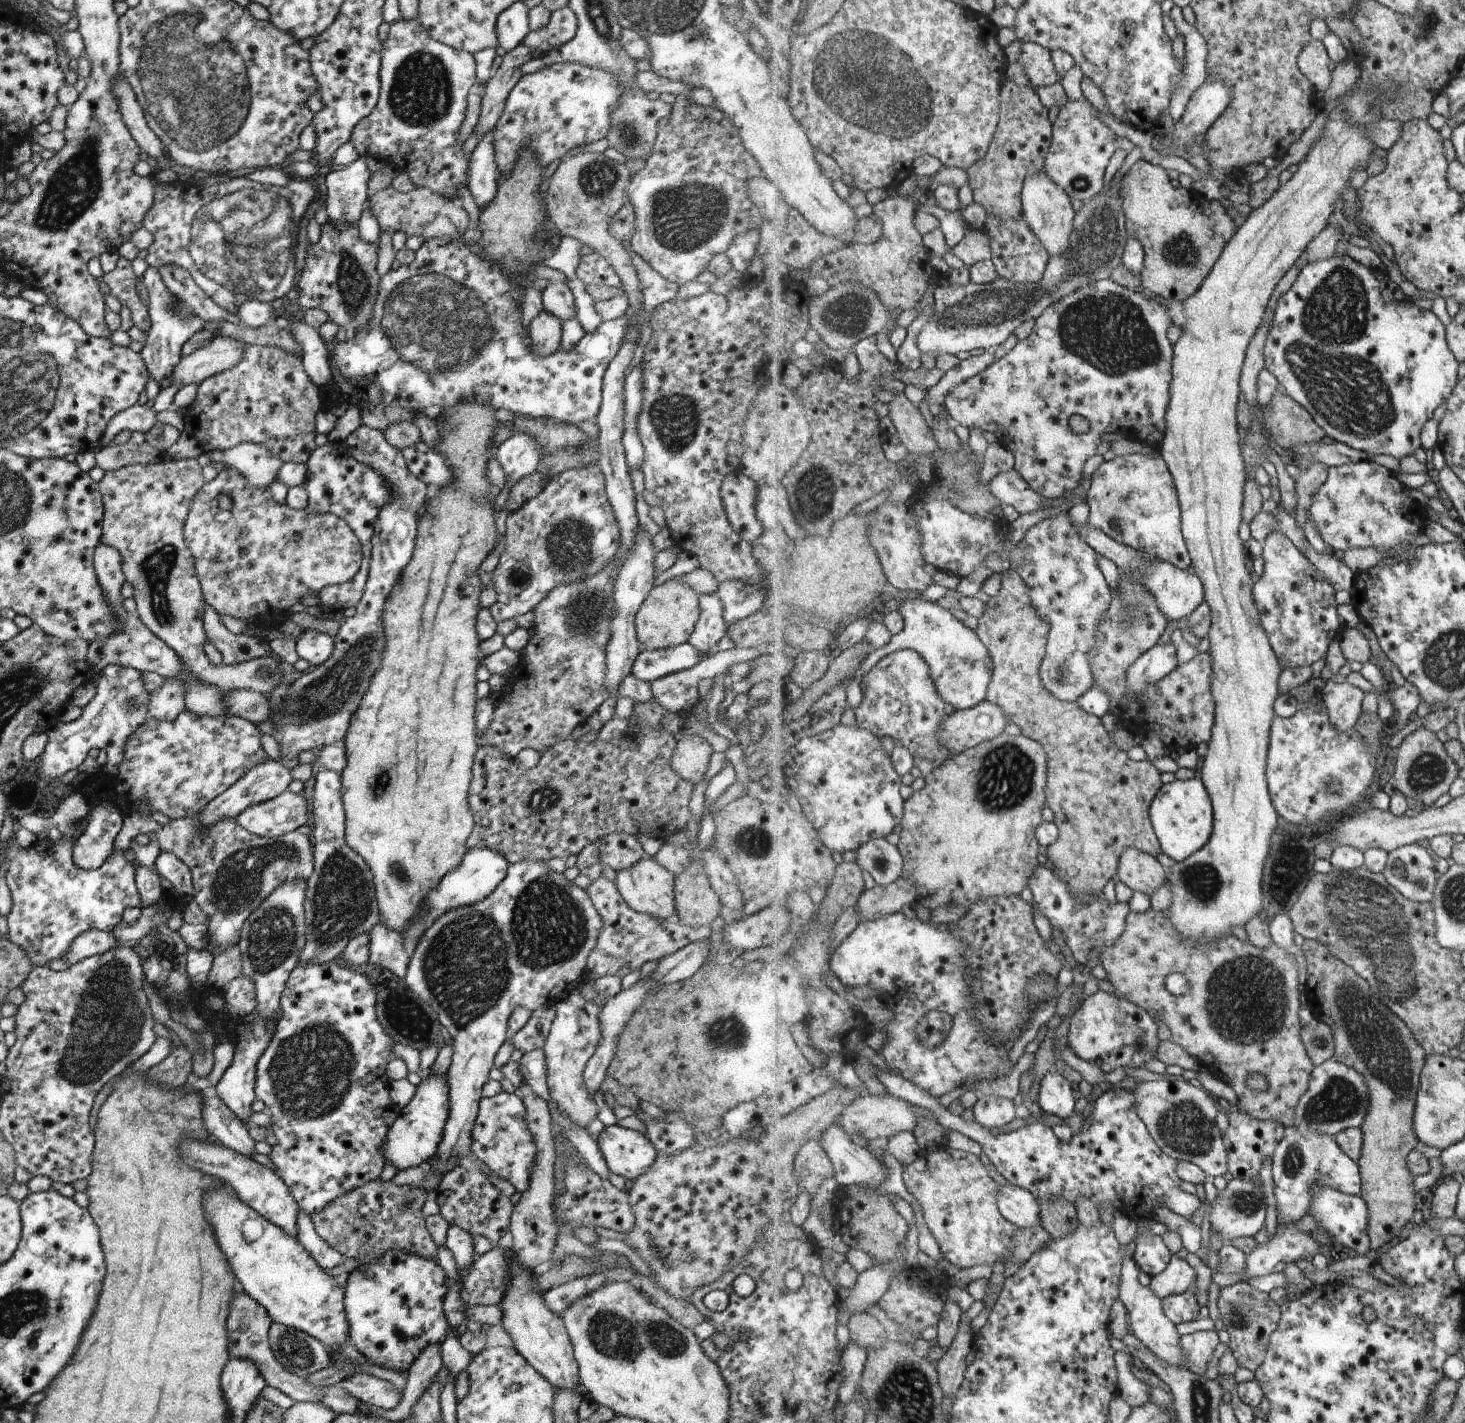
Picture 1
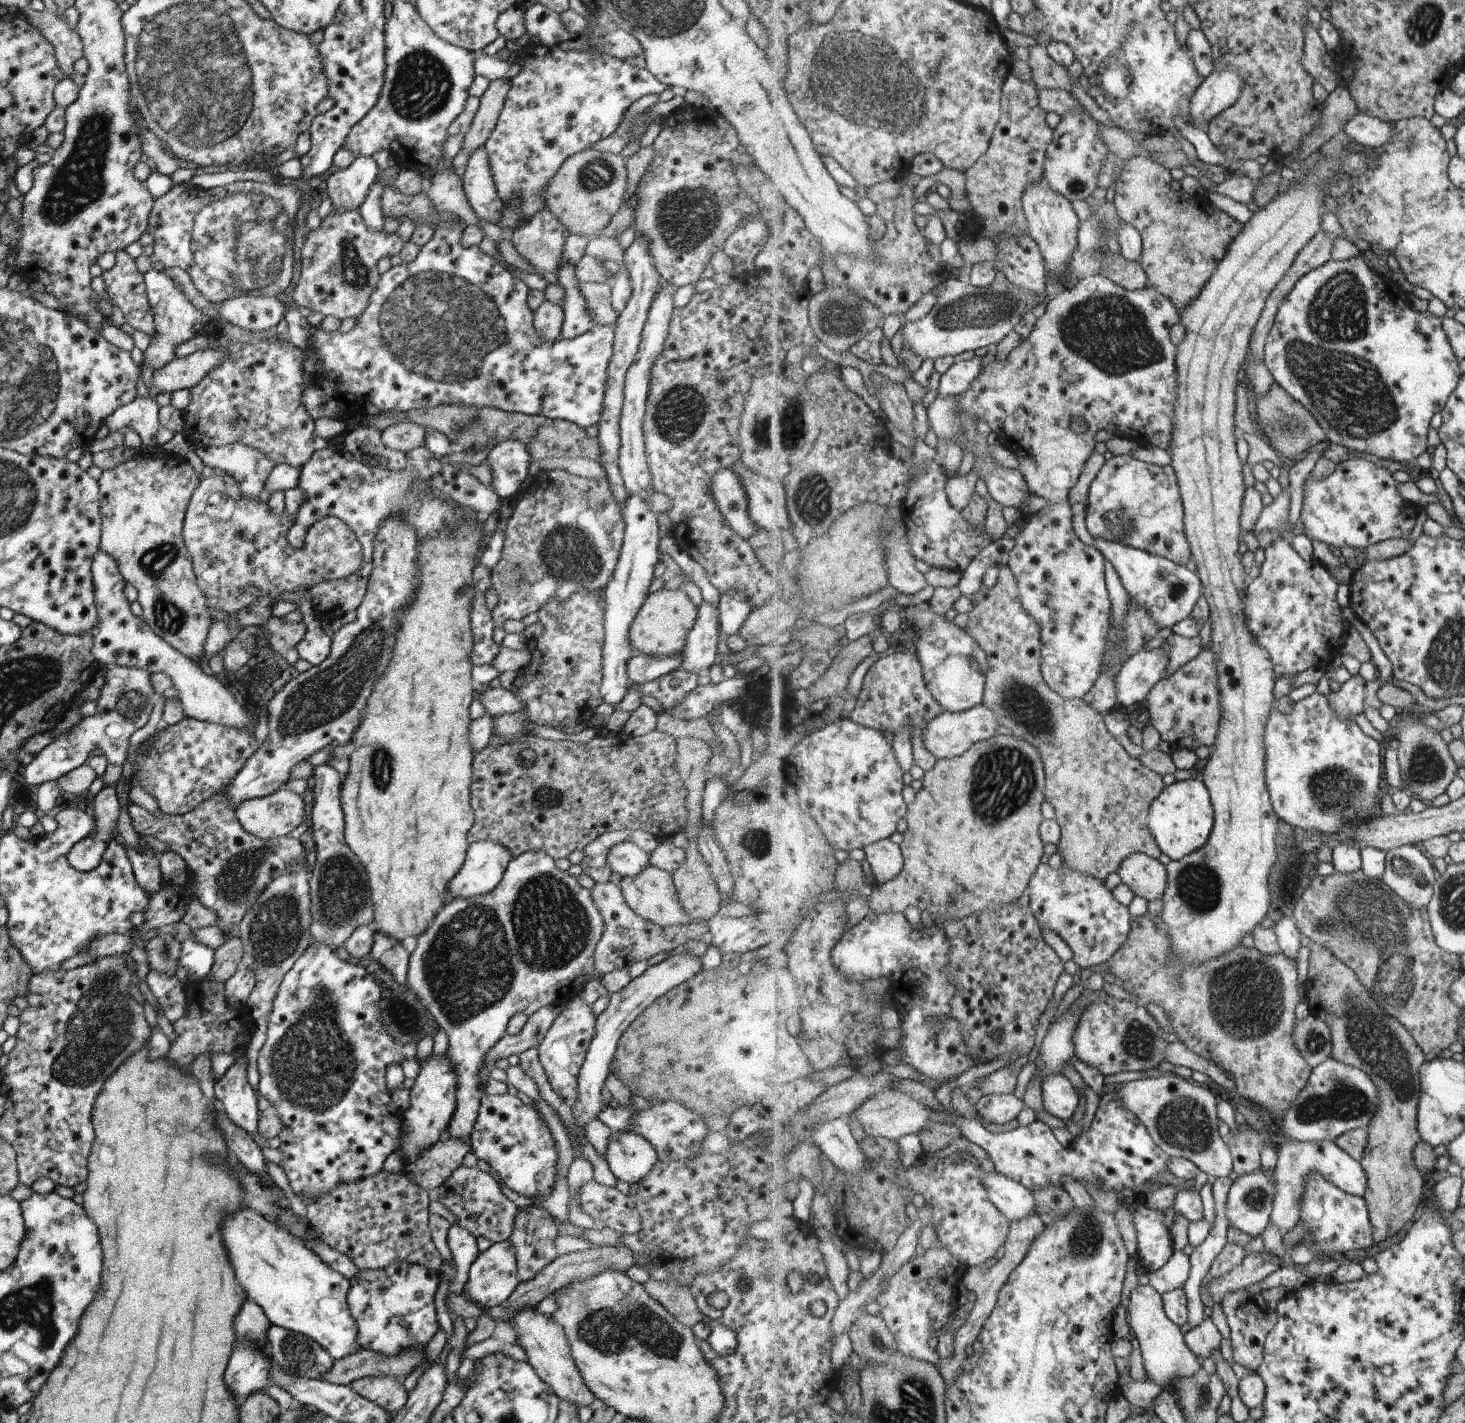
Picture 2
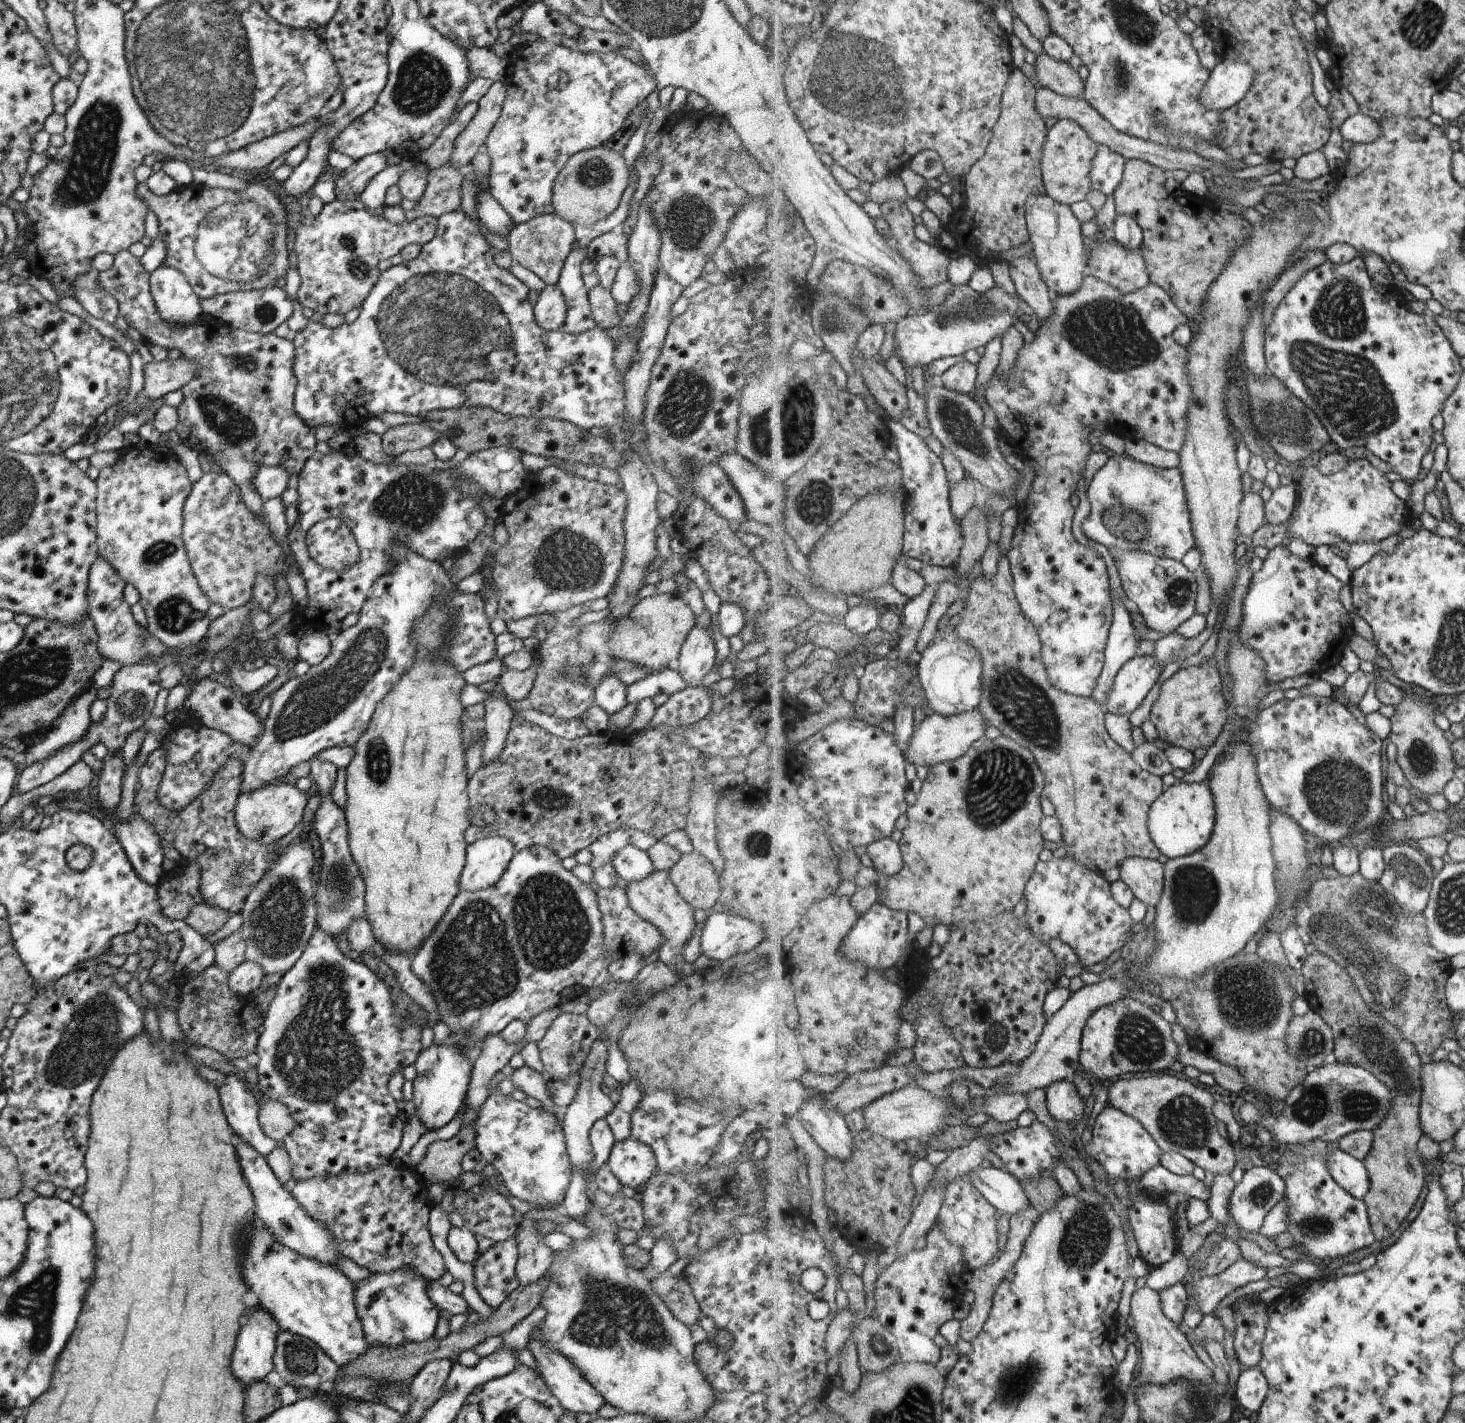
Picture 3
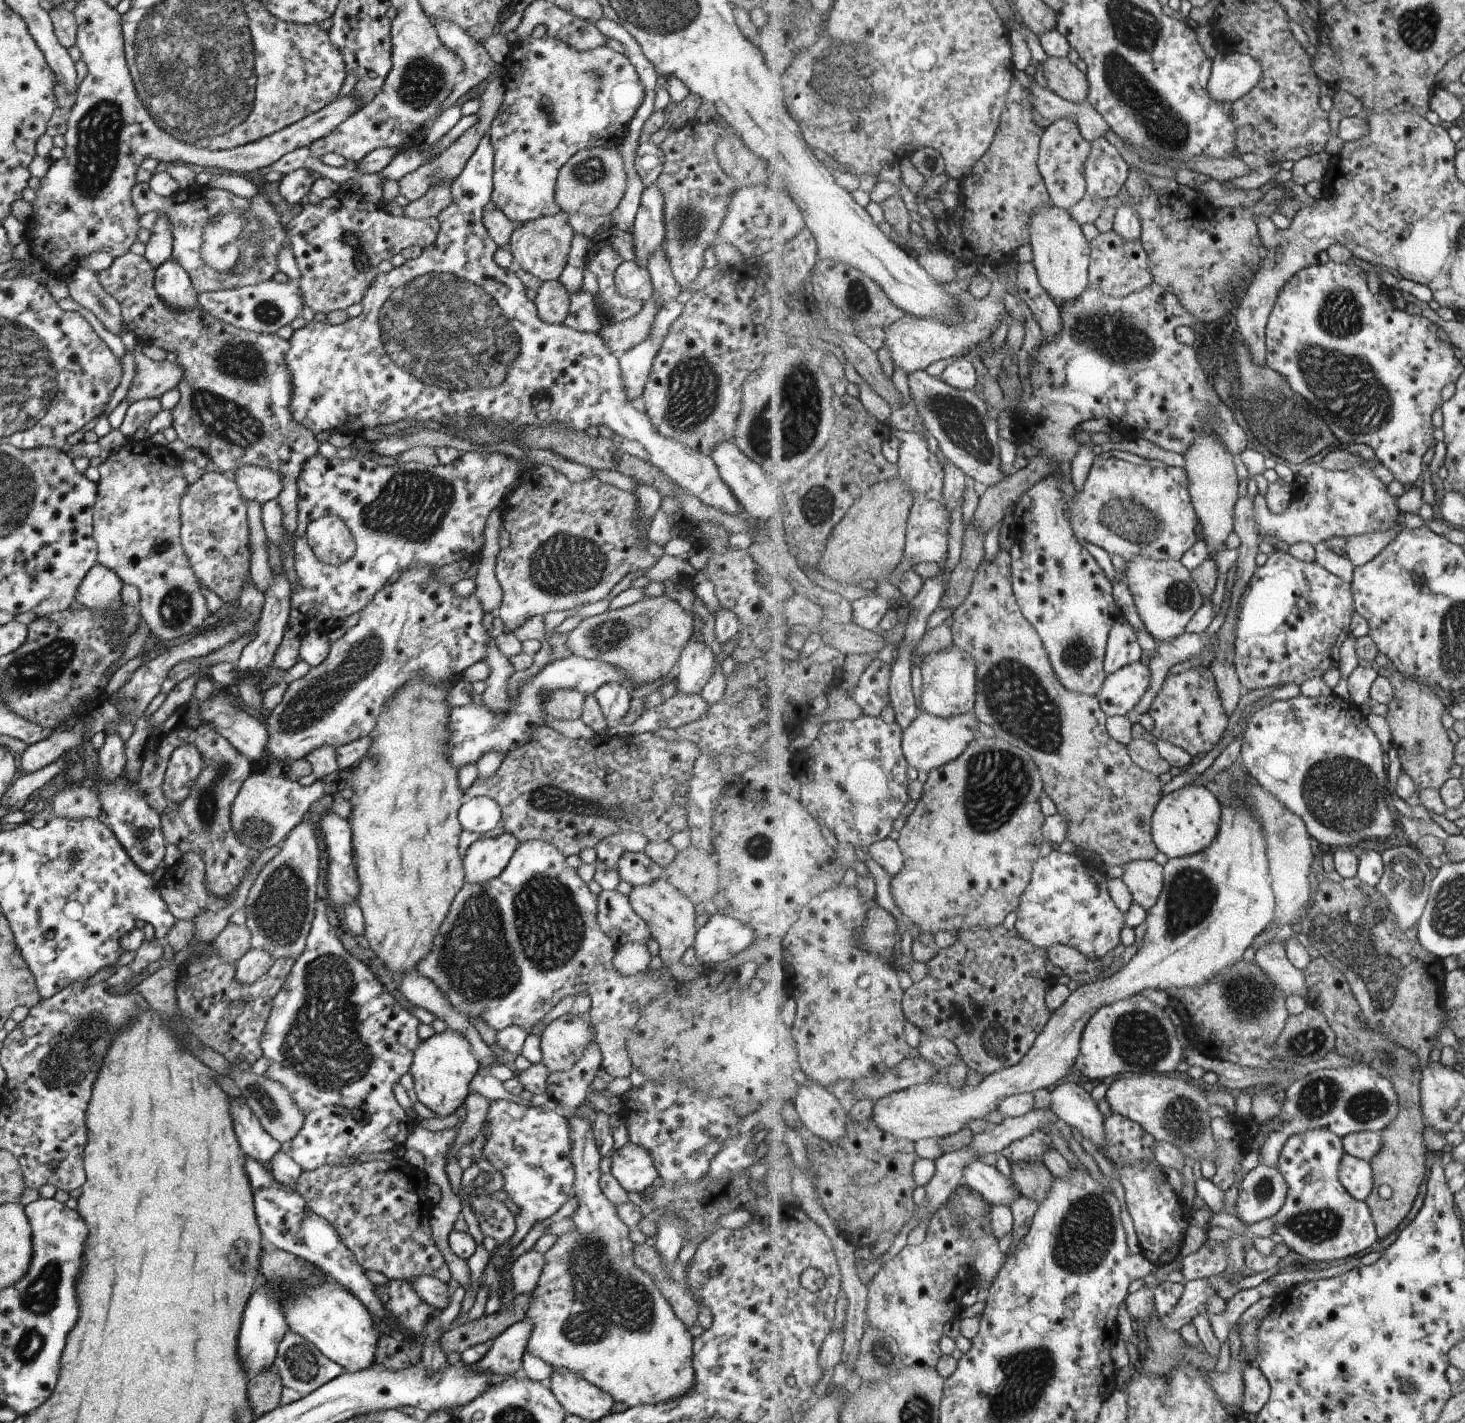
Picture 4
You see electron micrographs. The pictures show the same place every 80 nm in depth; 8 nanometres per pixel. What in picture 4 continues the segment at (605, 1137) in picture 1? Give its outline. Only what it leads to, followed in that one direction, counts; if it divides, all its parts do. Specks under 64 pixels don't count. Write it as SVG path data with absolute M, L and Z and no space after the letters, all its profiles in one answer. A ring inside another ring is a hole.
M627 1142L610 1151L609 1156L610 1173L626 1192L644 1196L659 1181L652 1158L641 1145Z

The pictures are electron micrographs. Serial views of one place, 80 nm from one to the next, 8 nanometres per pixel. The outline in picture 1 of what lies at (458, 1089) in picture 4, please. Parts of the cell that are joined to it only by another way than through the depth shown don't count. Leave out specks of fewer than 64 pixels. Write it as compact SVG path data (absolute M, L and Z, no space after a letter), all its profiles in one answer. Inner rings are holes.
M430 1073L425 1081L416 1086L411 1100L398 1110L398 1115L387 1129L384 1143L380 1148L384 1163L389 1162L396 1168L396 1172L423 1165L435 1154L448 1115L447 1089L445 1076L438 1078Z

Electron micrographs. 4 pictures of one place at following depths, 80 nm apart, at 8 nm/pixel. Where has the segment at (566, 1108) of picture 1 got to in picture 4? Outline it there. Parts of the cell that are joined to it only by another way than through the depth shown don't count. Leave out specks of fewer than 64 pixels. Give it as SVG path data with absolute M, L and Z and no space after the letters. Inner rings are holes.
M567 1013L544 1026L538 1039L540 1062L548 1073L554 1073L571 1068L594 1040L594 1034L585 1017Z

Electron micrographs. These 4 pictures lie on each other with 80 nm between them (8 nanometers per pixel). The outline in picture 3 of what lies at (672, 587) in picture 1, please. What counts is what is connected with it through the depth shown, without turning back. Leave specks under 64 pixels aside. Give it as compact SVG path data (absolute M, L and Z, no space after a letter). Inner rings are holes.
M660 593L645 597L626 617L609 623L607 653L604 658L625 659L642 666L648 674L673 666L687 633L694 625L695 615L677 593Z

